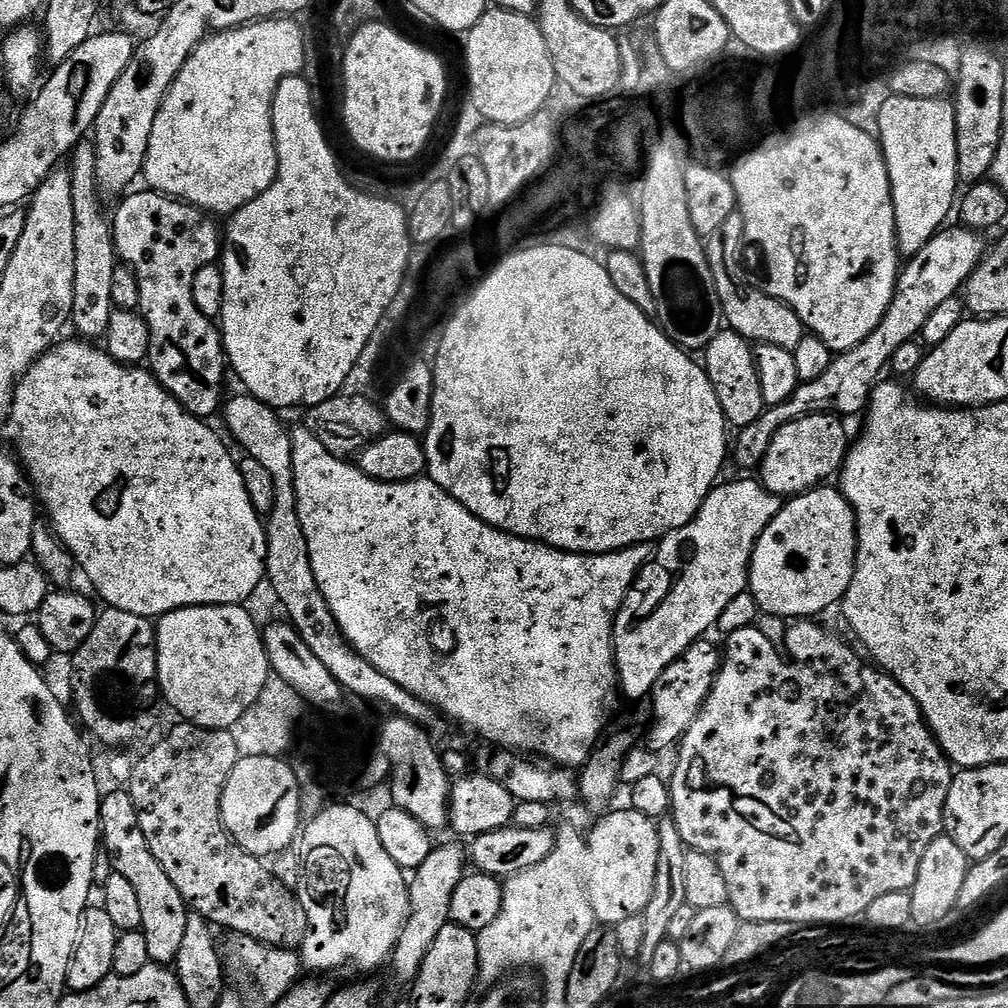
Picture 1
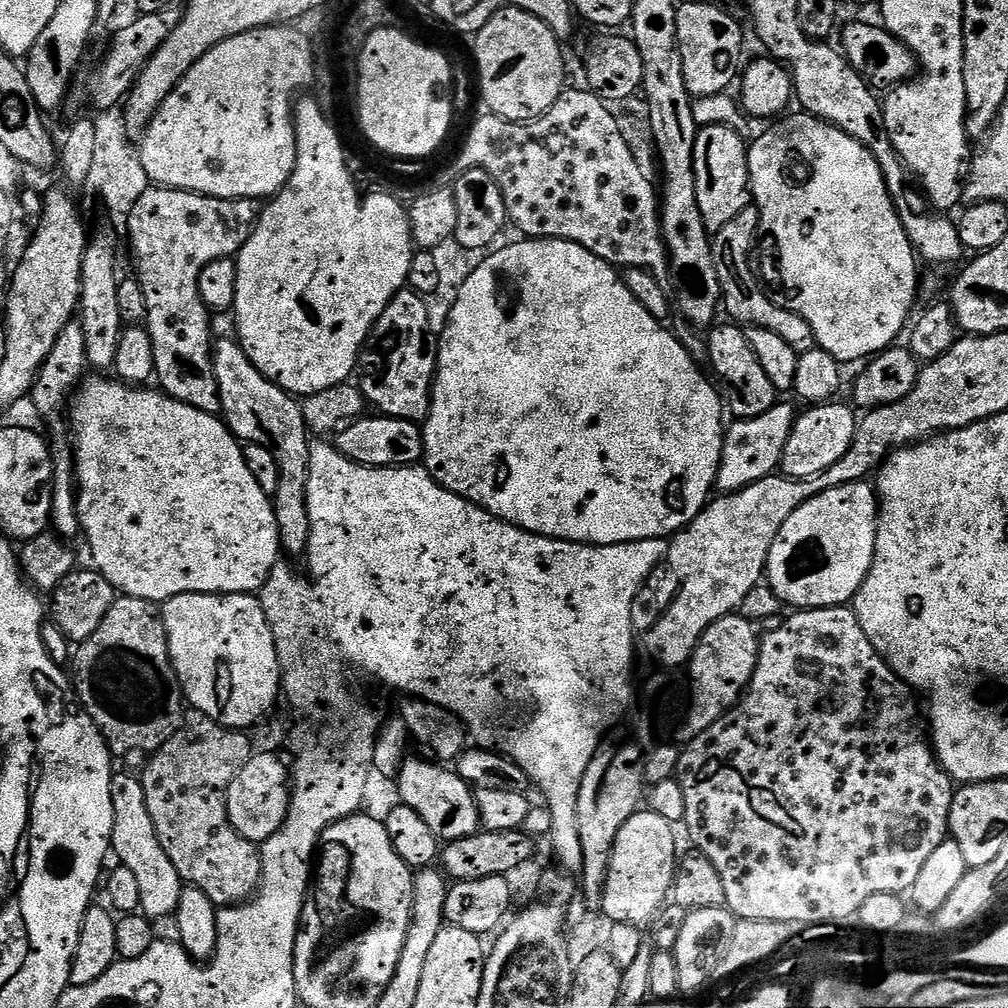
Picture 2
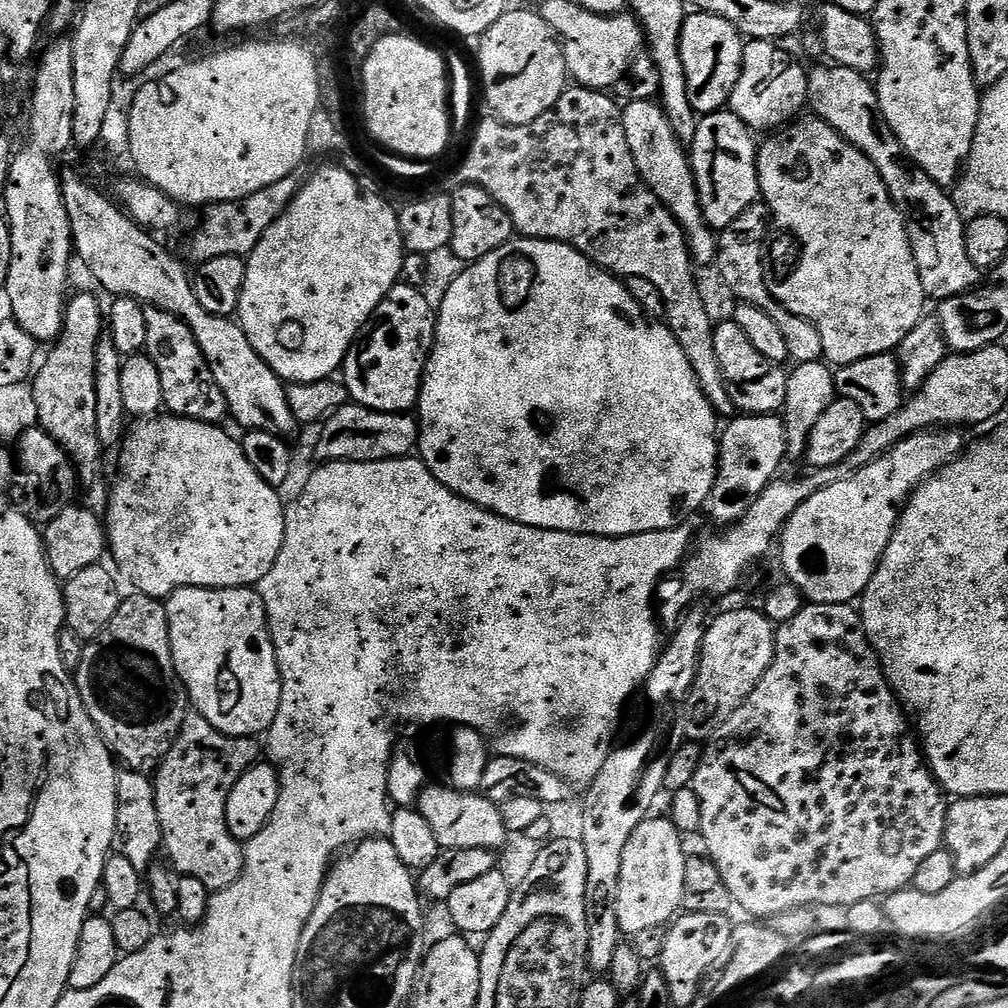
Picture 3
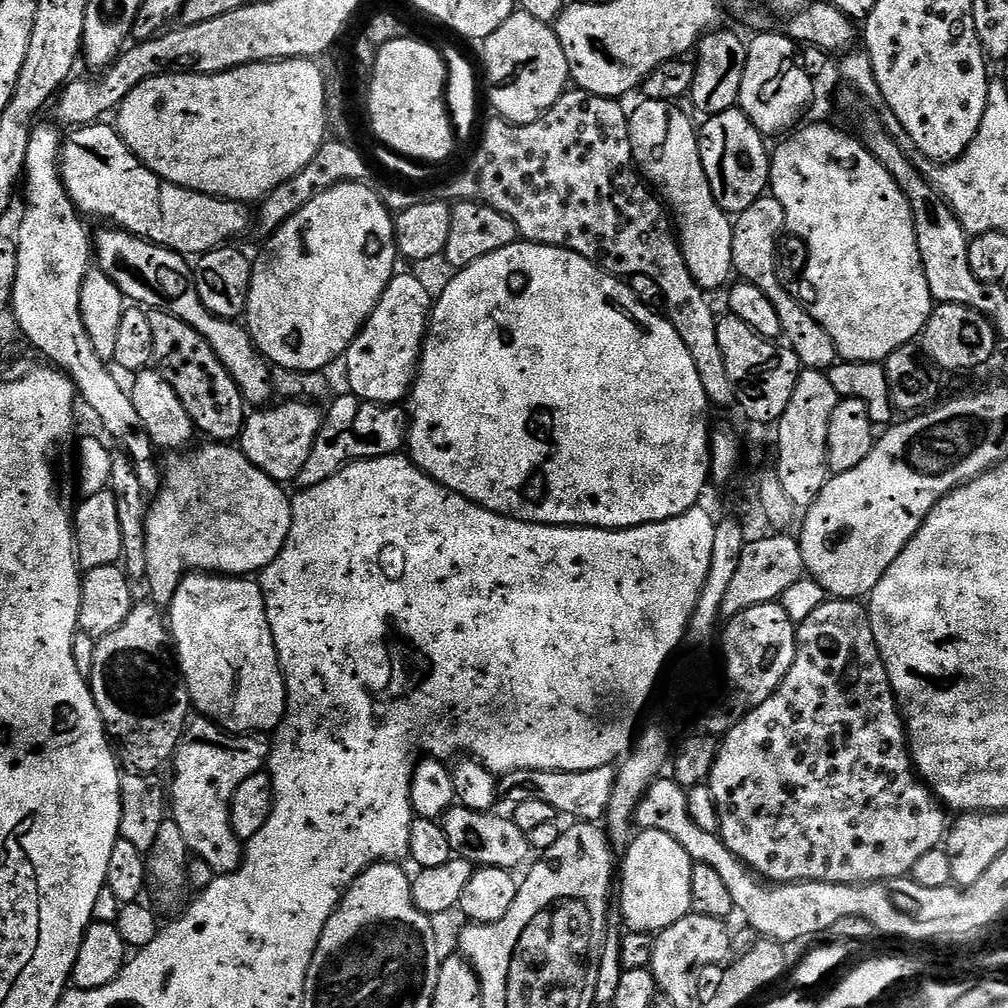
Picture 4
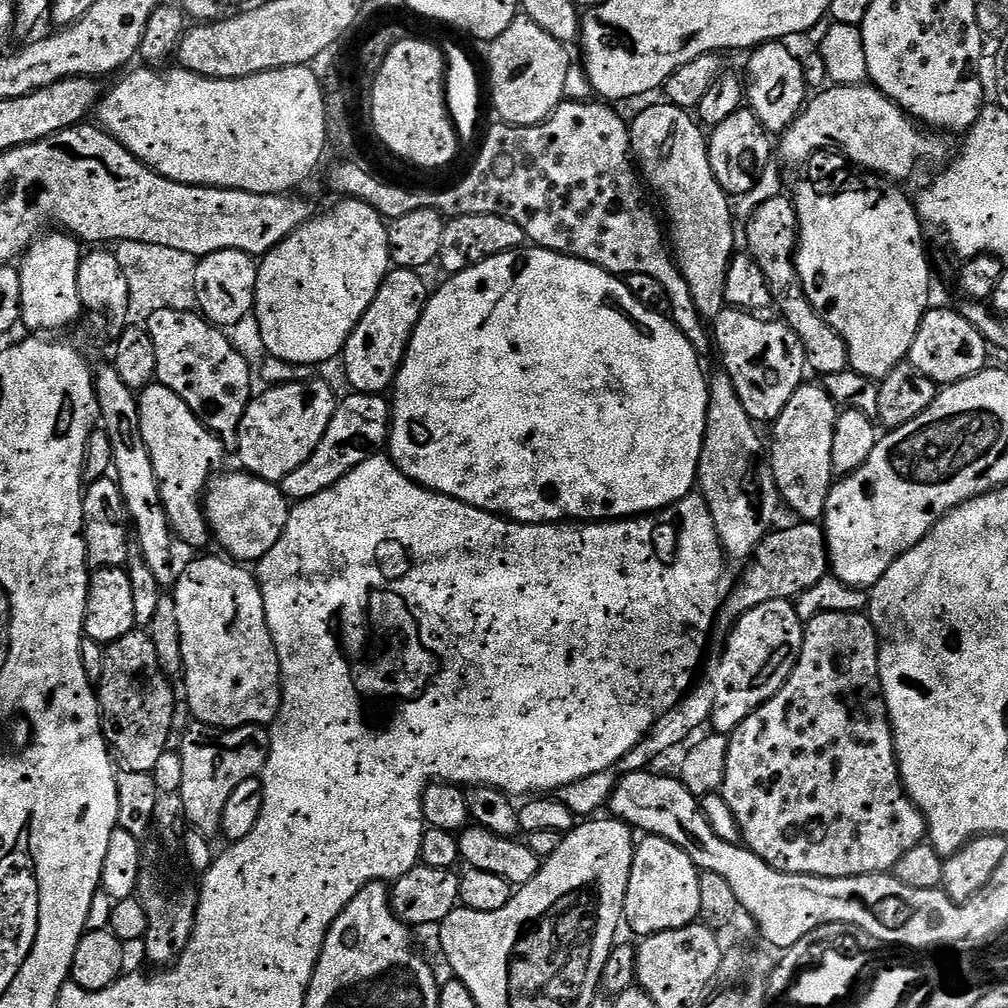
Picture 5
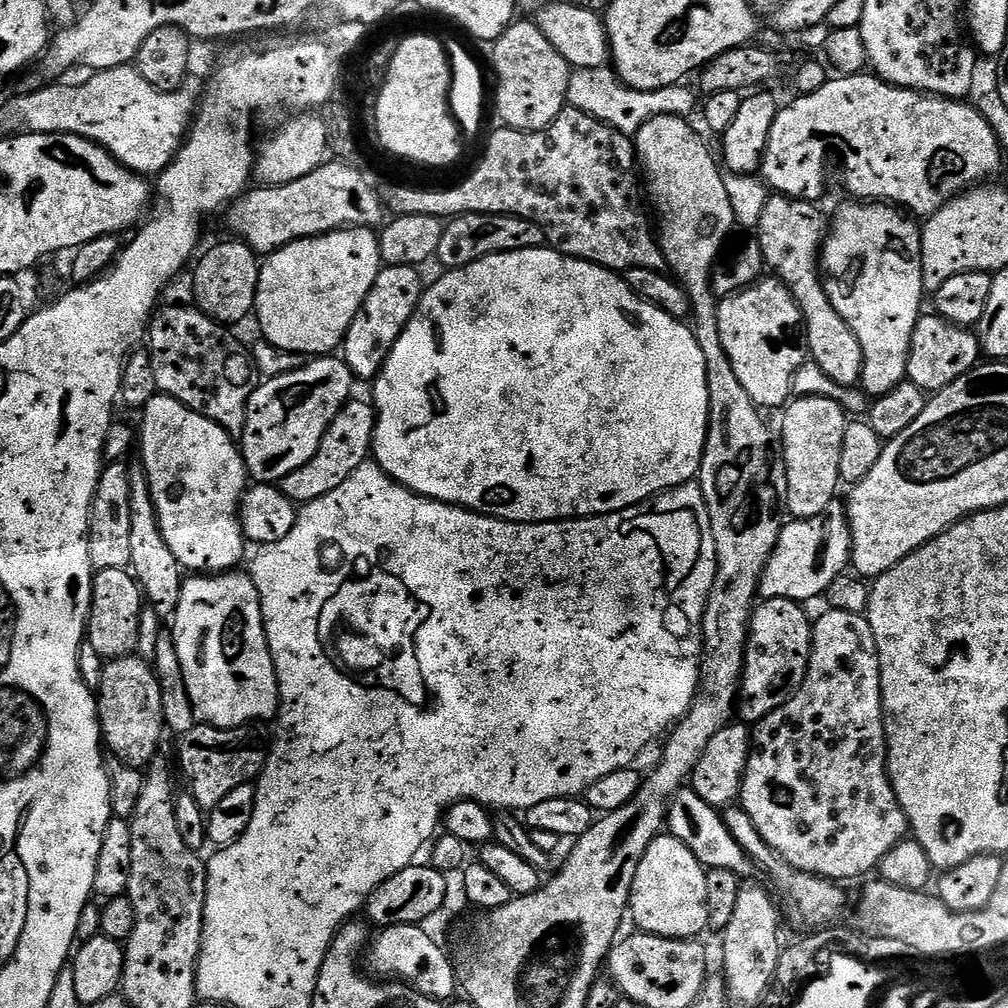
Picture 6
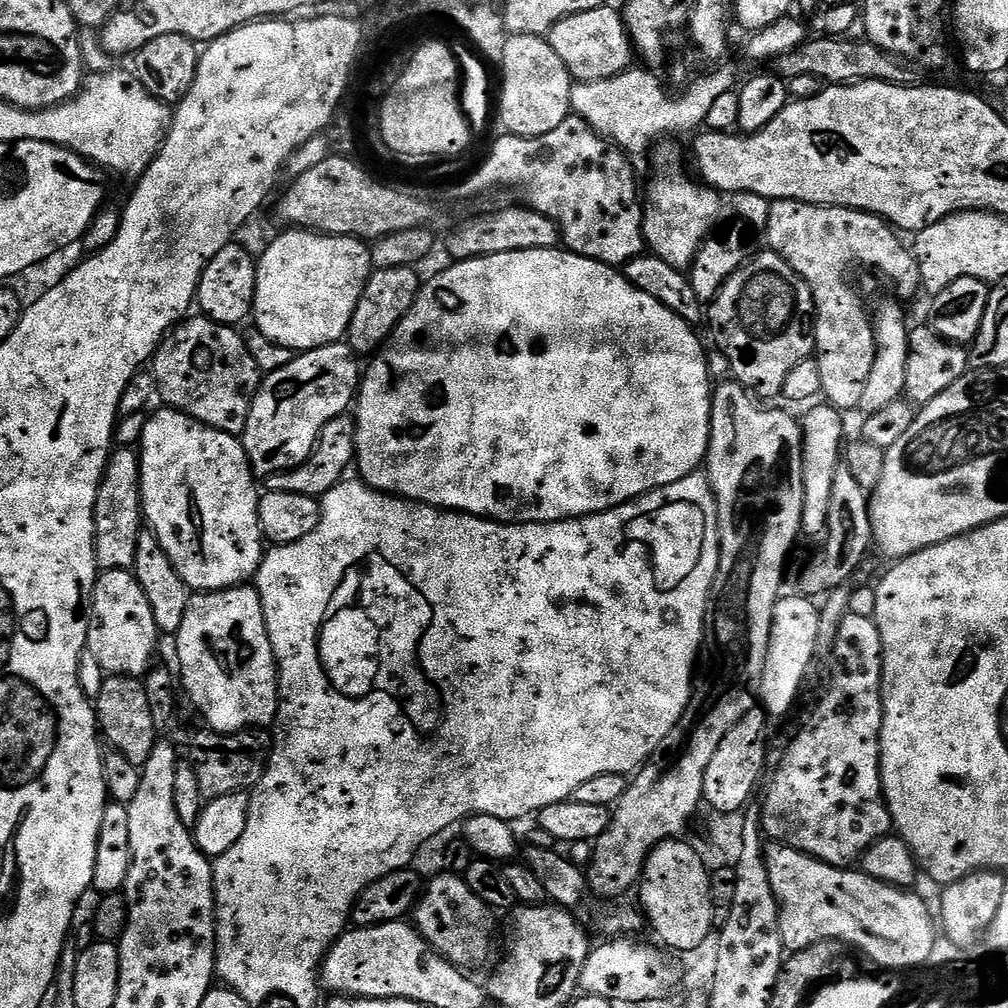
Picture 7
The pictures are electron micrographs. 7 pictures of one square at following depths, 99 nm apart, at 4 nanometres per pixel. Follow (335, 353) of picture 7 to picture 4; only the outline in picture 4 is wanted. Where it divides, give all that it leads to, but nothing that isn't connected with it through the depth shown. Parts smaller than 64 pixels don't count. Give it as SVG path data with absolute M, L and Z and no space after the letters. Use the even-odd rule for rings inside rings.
M289 400L276 402L247 413L244 428L240 432L238 447L251 464L258 466L271 480L295 481L297 474L306 466L310 450L316 441L322 419L321 409L308 402Z

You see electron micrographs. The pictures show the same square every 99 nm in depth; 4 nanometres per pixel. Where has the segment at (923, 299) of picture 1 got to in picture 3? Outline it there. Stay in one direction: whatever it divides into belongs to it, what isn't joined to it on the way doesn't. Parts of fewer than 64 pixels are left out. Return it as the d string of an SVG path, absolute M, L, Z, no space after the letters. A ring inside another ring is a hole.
M740 414L729 419L725 424L728 425L725 428L723 425L718 436L720 455L716 457L716 477L714 478L712 494L708 497L706 505L706 513L708 512L709 518L716 523L716 526L727 526L739 522L746 514L746 510L750 510L750 506L754 506L756 496L762 494L762 490L766 490L766 486L771 480L777 479L779 472L776 471L780 468L779 460L783 461L788 455L784 421L779 415L754 416Z

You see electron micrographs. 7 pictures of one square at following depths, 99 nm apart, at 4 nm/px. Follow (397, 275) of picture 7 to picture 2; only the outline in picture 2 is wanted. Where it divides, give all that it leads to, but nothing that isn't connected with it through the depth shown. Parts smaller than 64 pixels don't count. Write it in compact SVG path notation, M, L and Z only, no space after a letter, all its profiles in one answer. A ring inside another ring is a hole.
M411 290L400 292L382 310L368 340L360 349L358 387L377 413L423 425L432 405L432 381L436 378L438 336L430 330L427 302Z

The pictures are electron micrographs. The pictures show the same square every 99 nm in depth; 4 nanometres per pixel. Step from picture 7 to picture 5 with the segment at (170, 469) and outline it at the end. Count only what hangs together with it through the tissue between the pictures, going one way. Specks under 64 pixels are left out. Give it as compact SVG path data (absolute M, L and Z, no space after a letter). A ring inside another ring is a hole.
M152 382L139 393L140 421L142 422L142 438L146 438L146 450L150 450L150 462L154 466L154 474L158 474L158 486L160 497L166 506L168 520L172 523L172 531L180 536L192 548L200 548L207 540L210 540L208 517L204 510L202 497L213 479L216 467L224 460L226 449L222 441L215 434L208 431L208 427L170 390L165 384Z

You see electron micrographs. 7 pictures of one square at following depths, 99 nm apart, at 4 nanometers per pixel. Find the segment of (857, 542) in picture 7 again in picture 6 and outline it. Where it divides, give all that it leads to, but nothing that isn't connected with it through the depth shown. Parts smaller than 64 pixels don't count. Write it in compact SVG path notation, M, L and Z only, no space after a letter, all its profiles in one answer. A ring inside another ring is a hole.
M837 498L822 514L809 520L789 519L780 529L780 537L768 563L758 593L761 601L786 598L797 602L823 597L831 583L845 575L852 564L852 531L848 525L848 510L843 499Z

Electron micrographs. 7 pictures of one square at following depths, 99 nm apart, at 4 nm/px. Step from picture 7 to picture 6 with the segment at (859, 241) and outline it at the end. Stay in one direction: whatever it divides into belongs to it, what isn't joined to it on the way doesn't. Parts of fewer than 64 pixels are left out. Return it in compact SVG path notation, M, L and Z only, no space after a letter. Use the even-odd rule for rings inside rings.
M783 194L769 195L762 214L754 225L754 236L762 246L765 265L771 271L772 268L776 271L773 273L788 287L790 294L794 294L794 298L802 310L806 347L811 363L818 365L822 374L826 374L826 378L851 388L860 384L860 375L864 365L862 346L858 346L858 338L854 338L854 330L850 330L850 326L840 317L838 310L834 310L834 306L824 289L824 281L820 270L820 250L824 246L824 237L830 224L826 216L824 220L823 214L816 207L817 205L811 200L793 200L792 197Z

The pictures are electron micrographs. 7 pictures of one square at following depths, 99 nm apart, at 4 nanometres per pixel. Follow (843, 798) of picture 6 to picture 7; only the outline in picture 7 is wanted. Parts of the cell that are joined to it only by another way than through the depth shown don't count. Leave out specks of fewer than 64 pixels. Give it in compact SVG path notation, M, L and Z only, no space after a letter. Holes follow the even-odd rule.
M851 614L844 616L838 626L830 659L833 664L828 689L813 706L808 721L789 742L772 776L772 785L764 796L764 804L759 805L760 826L769 841L805 852L823 864L848 868L863 857L874 841L893 831L892 815L888 813L880 781L880 731L884 713L880 693L882 642L875 619Z

